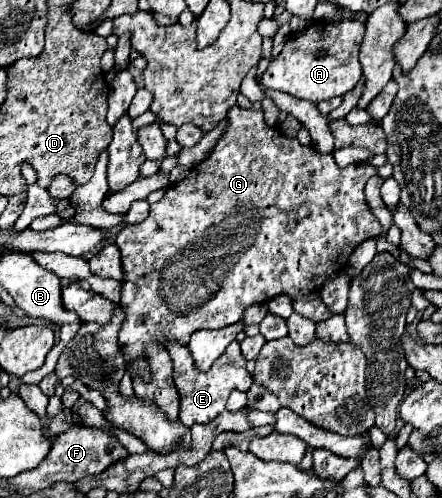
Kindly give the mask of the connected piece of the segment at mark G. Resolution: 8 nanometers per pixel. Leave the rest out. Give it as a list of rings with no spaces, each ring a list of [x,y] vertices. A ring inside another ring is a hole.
[[[236,106],[228,118],[230,124],[210,156],[192,168],[182,182],[172,184],[164,198],[150,206],[146,220],[124,226],[116,236],[124,268],[120,306],[126,314],[118,336],[120,352],[126,360],[126,372],[146,382],[152,380],[144,358],[146,344],[186,344],[196,330],[216,330],[242,320],[242,312],[252,304],[266,304],[278,294],[294,300],[302,292],[318,290],[328,278],[344,272],[352,250],[362,240],[382,232],[364,200],[364,186],[376,168],[368,164],[338,168],[332,154],[320,154],[312,146],[302,146],[296,138],[286,138],[266,126],[262,110]]]

